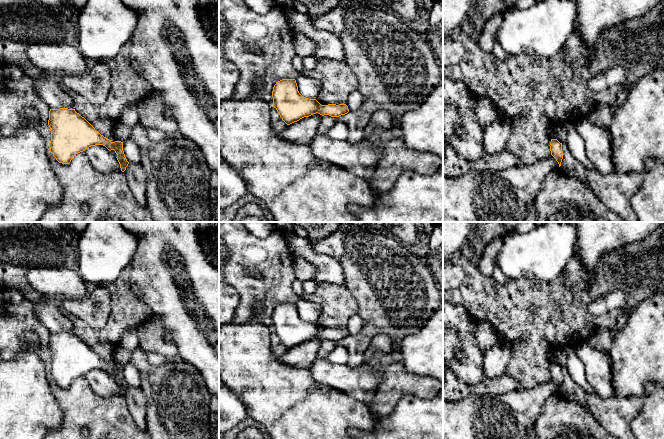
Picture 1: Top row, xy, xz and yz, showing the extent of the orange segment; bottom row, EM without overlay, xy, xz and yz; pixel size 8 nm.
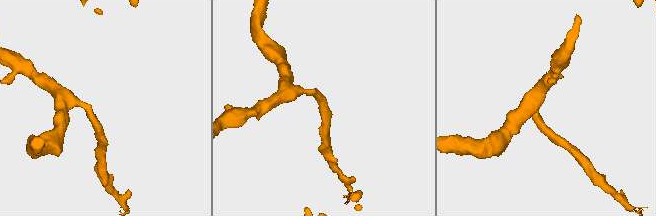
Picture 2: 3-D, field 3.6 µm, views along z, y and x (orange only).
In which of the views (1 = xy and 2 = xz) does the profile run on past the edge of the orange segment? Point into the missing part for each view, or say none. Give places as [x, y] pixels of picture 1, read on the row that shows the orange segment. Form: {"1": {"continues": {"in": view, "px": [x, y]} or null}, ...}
{"1": {"continues": null}, "2": {"continues": null}}

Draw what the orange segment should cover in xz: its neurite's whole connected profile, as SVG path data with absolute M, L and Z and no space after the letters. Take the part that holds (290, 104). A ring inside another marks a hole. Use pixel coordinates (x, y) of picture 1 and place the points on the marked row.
M282 79L276 82L272 97L273 106L287 125L316 113L339 117L349 112L346 104L321 105L316 99L303 97L298 91L295 79Z

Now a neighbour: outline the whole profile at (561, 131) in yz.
M557 124L556 125L556 133L557 133L557 140L560 143L565 143L567 142L567 130L562 124Z

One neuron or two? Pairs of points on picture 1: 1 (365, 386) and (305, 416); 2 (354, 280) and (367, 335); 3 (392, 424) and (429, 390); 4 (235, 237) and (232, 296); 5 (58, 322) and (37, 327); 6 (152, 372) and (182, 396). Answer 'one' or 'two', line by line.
1: two
2: one
3: two
4: two
5: two
6: one

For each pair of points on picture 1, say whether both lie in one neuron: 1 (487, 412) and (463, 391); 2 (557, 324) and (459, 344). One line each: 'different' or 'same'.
1: different
2: different

